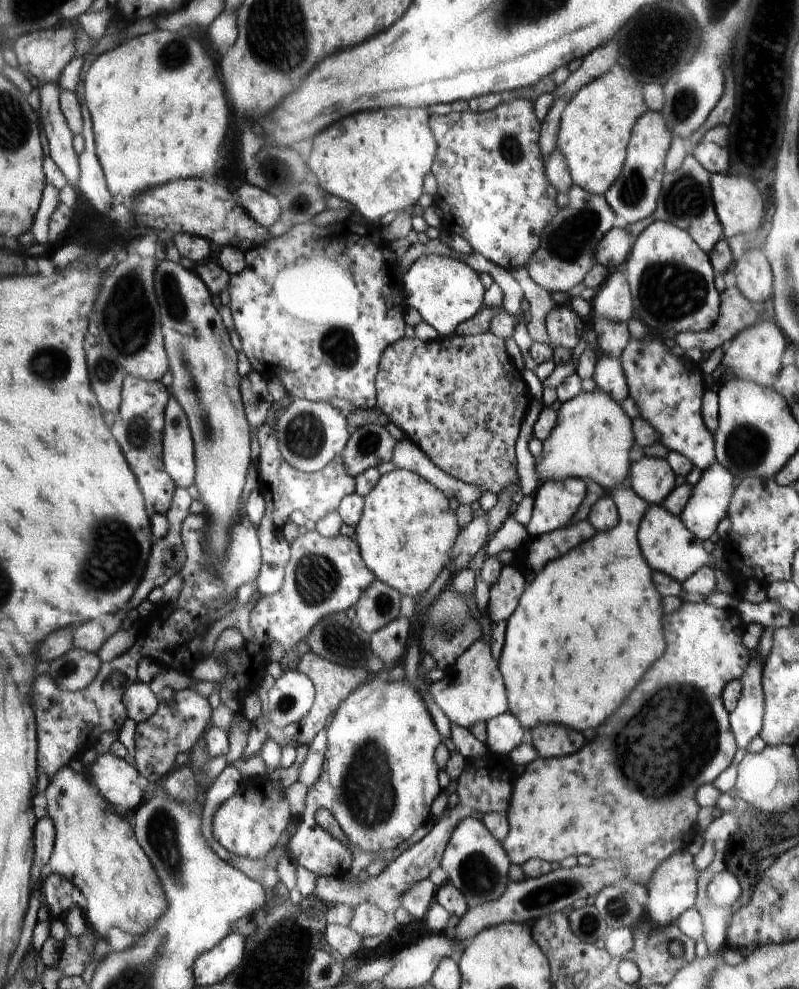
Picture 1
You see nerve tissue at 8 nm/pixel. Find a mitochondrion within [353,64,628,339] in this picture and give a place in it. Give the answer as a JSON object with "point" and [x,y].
{"point":[575,231]}

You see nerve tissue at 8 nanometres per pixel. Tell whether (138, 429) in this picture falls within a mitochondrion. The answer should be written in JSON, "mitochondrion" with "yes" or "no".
{"mitochondrion":"yes"}

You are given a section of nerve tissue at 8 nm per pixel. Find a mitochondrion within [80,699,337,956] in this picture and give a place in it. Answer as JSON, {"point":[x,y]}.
{"point":[162,832]}

